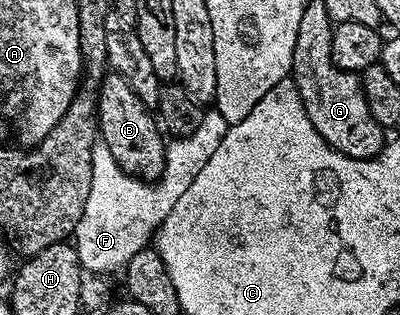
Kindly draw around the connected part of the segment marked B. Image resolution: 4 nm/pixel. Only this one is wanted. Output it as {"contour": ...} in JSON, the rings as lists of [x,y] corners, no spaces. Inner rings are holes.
{"contour":[[[108,73],[99,86],[98,134],[105,138],[117,164],[127,174],[146,182],[153,182],[162,175],[165,168],[166,145],[165,134],[157,121],[156,115],[129,88],[129,80]]]}

